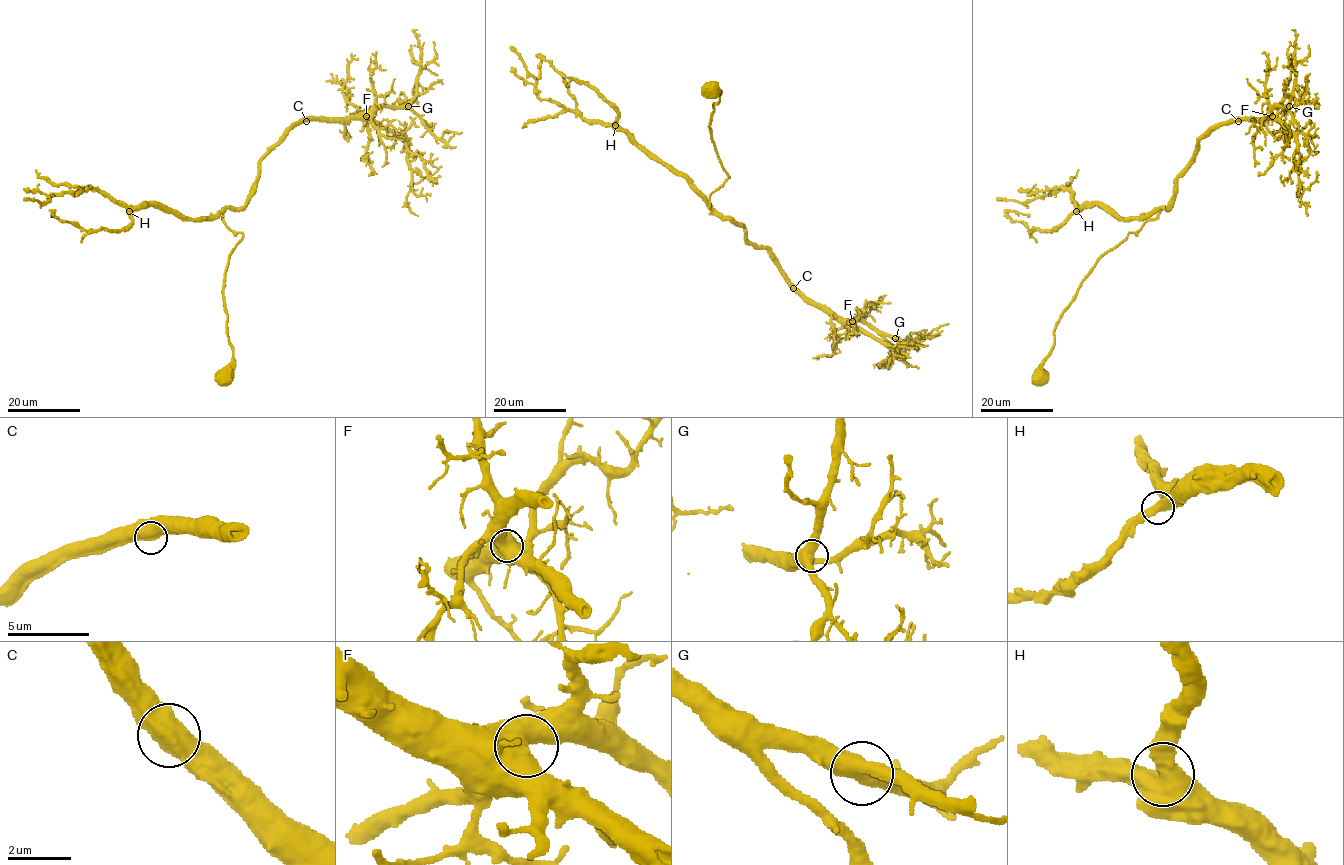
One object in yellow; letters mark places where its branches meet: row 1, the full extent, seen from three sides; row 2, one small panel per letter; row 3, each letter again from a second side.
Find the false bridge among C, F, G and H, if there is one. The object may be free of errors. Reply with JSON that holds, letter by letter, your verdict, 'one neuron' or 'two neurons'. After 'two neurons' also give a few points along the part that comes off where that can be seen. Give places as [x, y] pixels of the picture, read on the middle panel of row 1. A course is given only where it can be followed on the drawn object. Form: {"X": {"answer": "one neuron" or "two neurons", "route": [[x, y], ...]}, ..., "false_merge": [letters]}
{"C": {"answer": "one neuron"}, "F": {"answer": "one neuron"}, "G": {"answer": "one neuron"}, "H": {"answer": "one neuron"}, "false_merge": []}

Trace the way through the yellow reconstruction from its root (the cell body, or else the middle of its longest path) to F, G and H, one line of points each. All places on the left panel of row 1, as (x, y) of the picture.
F: (225, 376), (232, 348), (223, 279), (242, 234), (223, 212), (245, 204), (259, 162), (295, 125), (366, 116)
G: (225, 376), (232, 348), (223, 279), (242, 234), (223, 212), (245, 204), (259, 162), (295, 125), (408, 106)
H: (225, 376), (232, 348), (223, 279), (242, 234), (224, 223), (222, 211), (196, 218), (152, 205), (129, 211)

